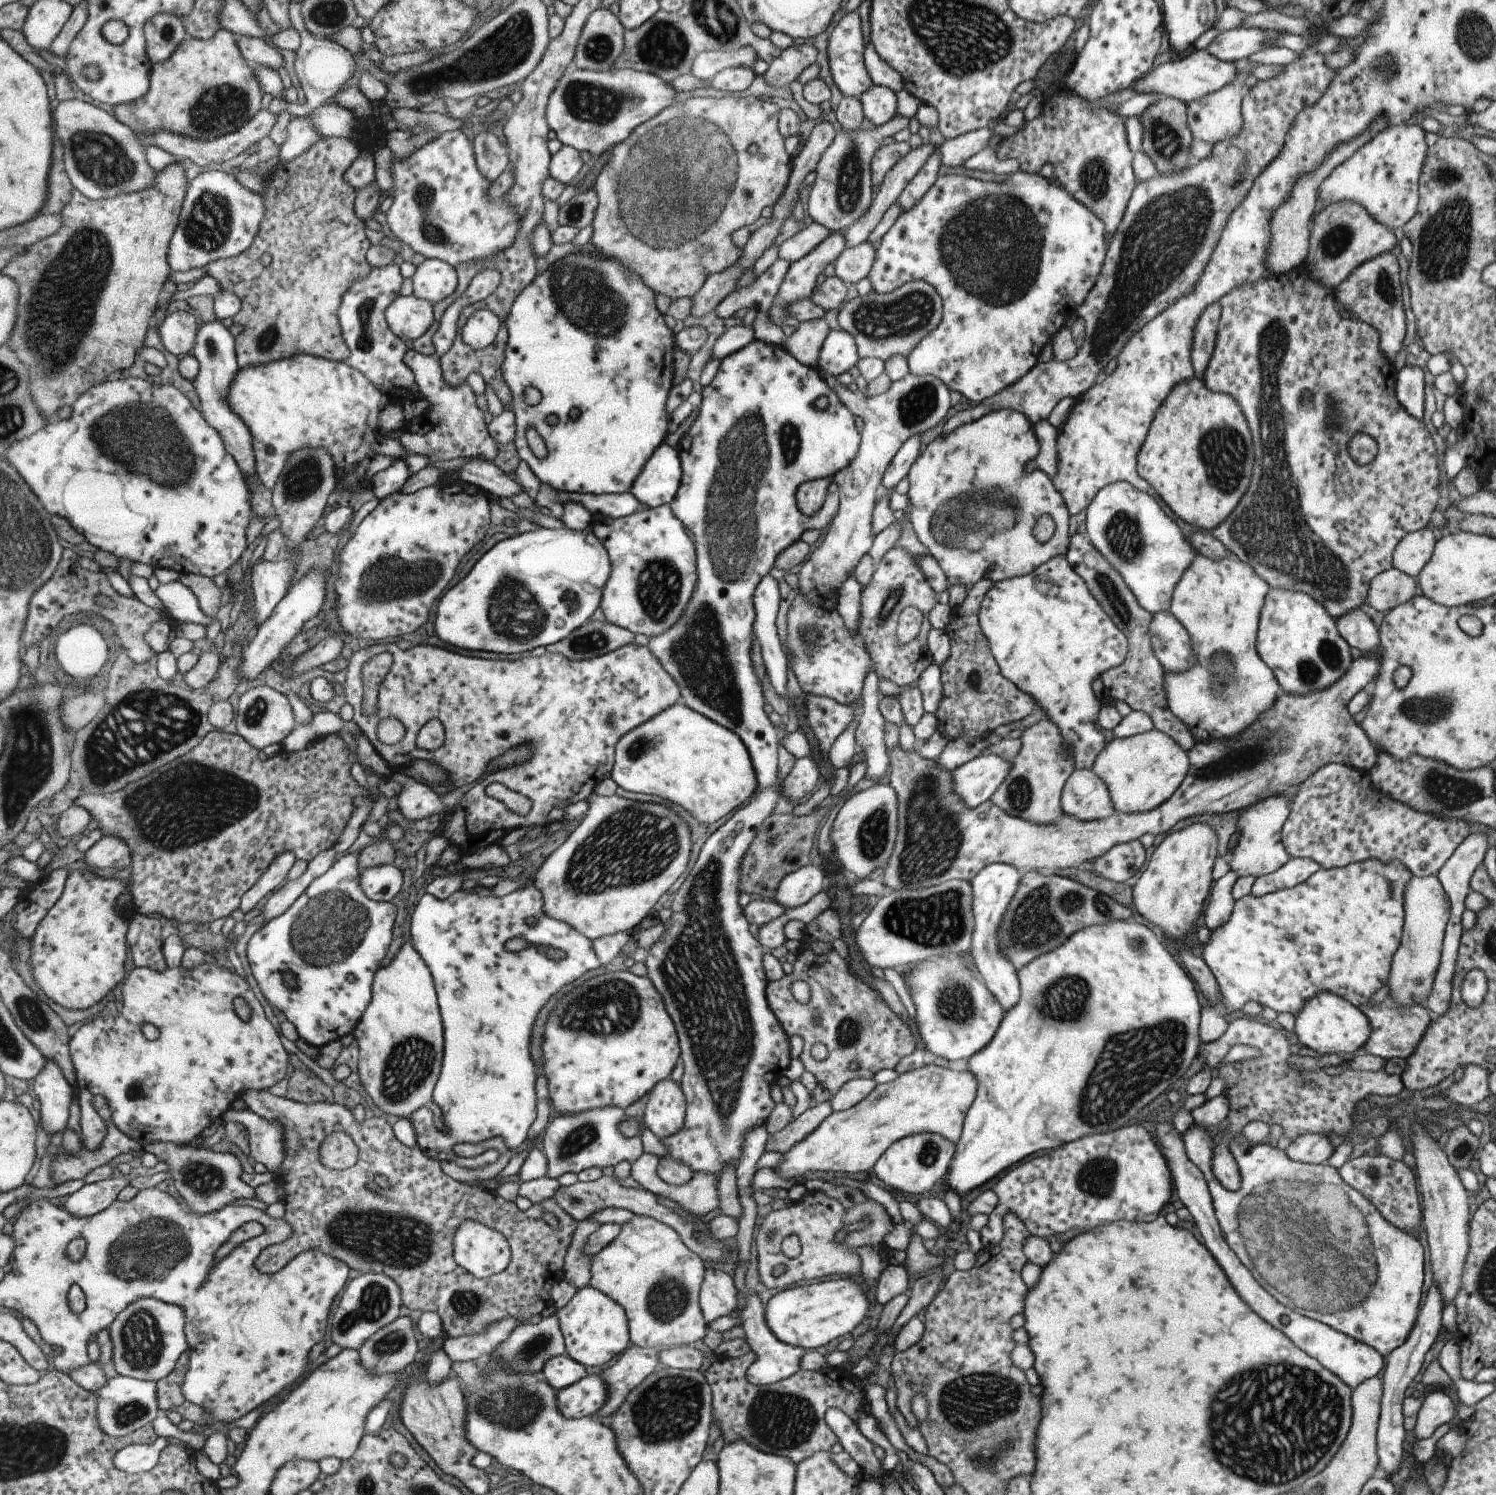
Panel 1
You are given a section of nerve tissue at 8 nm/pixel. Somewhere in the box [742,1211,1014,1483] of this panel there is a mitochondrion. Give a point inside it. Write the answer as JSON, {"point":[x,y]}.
{"point":[781,1421]}

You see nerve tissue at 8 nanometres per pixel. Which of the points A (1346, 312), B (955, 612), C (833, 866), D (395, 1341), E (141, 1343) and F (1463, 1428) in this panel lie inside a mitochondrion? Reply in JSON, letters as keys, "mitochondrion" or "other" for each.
{"A":"other","B":"other","C":"other","D":"mitochondrion","E":"mitochondrion","F":"other"}

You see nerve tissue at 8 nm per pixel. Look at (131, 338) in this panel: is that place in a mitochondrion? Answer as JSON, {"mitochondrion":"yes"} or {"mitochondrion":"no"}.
{"mitochondrion":"no"}

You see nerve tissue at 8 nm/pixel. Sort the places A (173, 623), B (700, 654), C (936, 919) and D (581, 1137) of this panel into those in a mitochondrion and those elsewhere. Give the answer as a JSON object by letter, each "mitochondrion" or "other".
{"A":"other","B":"mitochondrion","C":"mitochondrion","D":"mitochondrion"}

